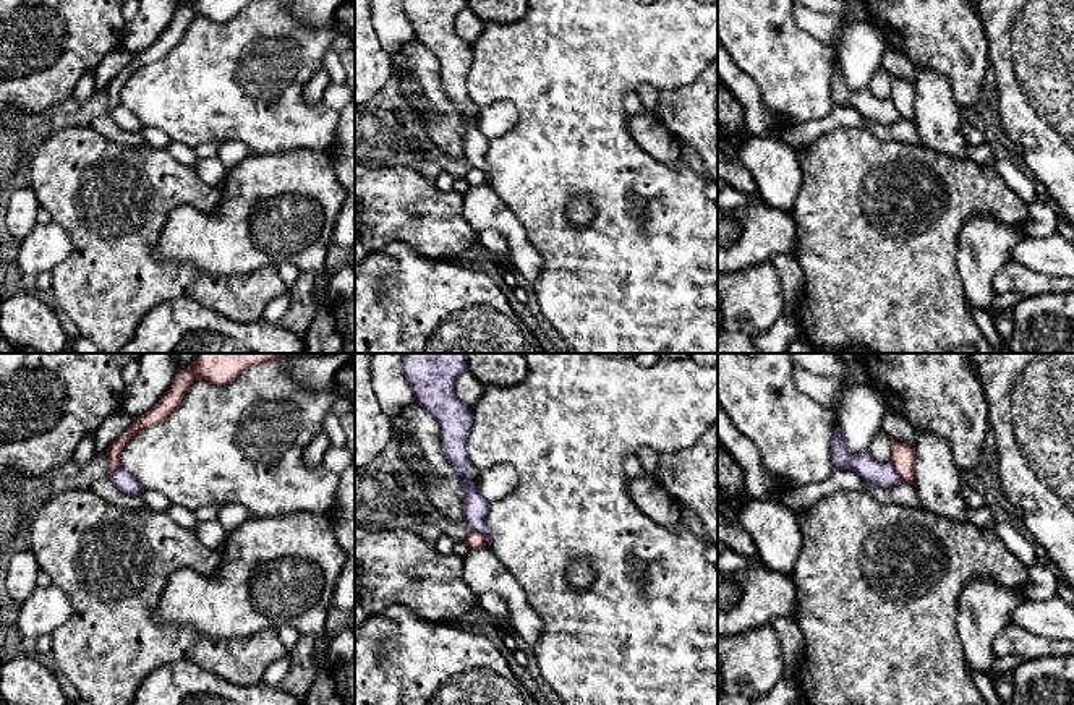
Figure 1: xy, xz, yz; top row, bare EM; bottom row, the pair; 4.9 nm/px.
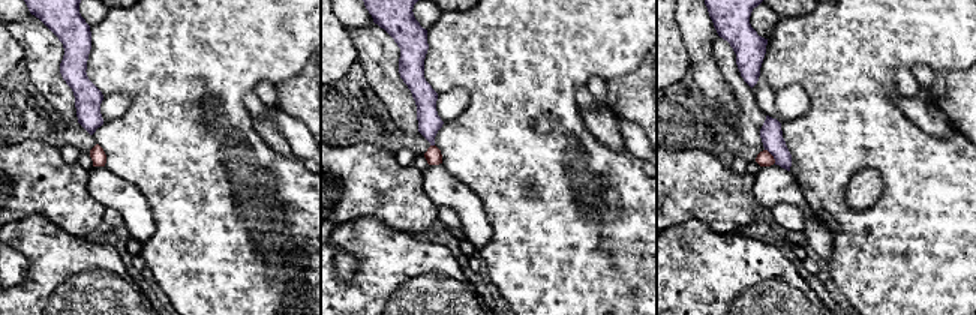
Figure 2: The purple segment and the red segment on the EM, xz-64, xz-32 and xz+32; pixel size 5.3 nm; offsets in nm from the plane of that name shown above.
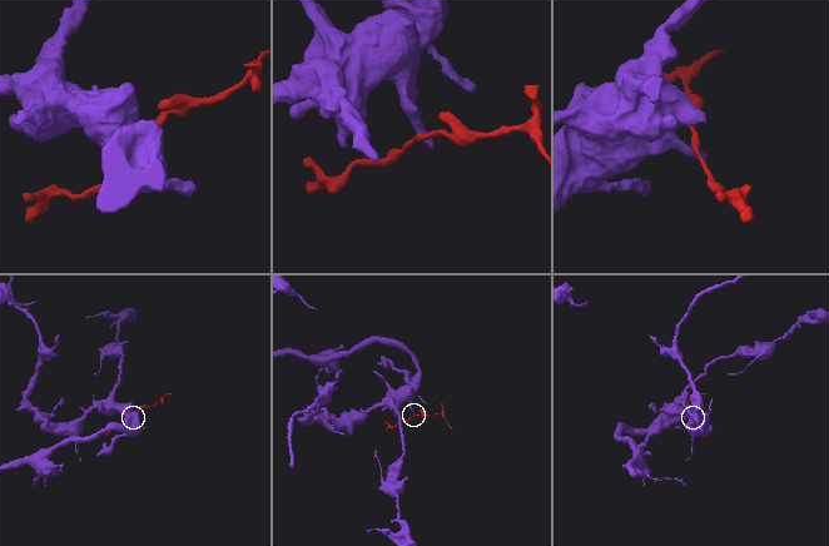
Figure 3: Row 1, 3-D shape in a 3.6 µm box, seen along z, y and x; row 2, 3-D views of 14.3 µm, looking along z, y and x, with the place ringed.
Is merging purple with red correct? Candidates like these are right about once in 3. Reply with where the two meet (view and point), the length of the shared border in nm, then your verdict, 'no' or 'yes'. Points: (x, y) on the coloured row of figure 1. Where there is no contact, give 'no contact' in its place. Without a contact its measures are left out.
meets purple in xz at (481, 534); contact 110 nm long; no

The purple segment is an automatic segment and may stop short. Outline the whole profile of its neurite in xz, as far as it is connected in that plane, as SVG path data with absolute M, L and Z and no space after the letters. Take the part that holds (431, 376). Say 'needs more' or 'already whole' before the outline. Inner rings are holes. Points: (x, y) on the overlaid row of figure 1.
already whole; M403 353L402 366L416 404L437 420L442 452L462 478L463 519L471 532L486 538L486 546L489 546L486 527L489 502L470 480L473 465L467 455L473 415L471 408L455 395L457 378L468 371L468 353Z

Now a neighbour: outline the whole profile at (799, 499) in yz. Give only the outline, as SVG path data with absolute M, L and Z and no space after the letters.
M834 468L821 483L810 483L794 489L781 491L779 501L792 512L800 514L821 498L839 489L867 491L867 481L852 470Z

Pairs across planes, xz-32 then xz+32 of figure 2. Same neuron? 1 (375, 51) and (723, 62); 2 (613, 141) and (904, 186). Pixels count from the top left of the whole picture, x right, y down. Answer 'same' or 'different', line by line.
1: same
2: different

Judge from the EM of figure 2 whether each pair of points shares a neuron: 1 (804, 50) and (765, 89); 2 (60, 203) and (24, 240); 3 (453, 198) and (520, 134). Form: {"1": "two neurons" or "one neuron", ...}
{"1": "two neurons", "2": "two neurons", "3": "two neurons"}

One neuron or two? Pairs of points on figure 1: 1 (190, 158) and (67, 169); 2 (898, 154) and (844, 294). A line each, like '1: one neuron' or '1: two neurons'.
1: two neurons
2: one neuron

